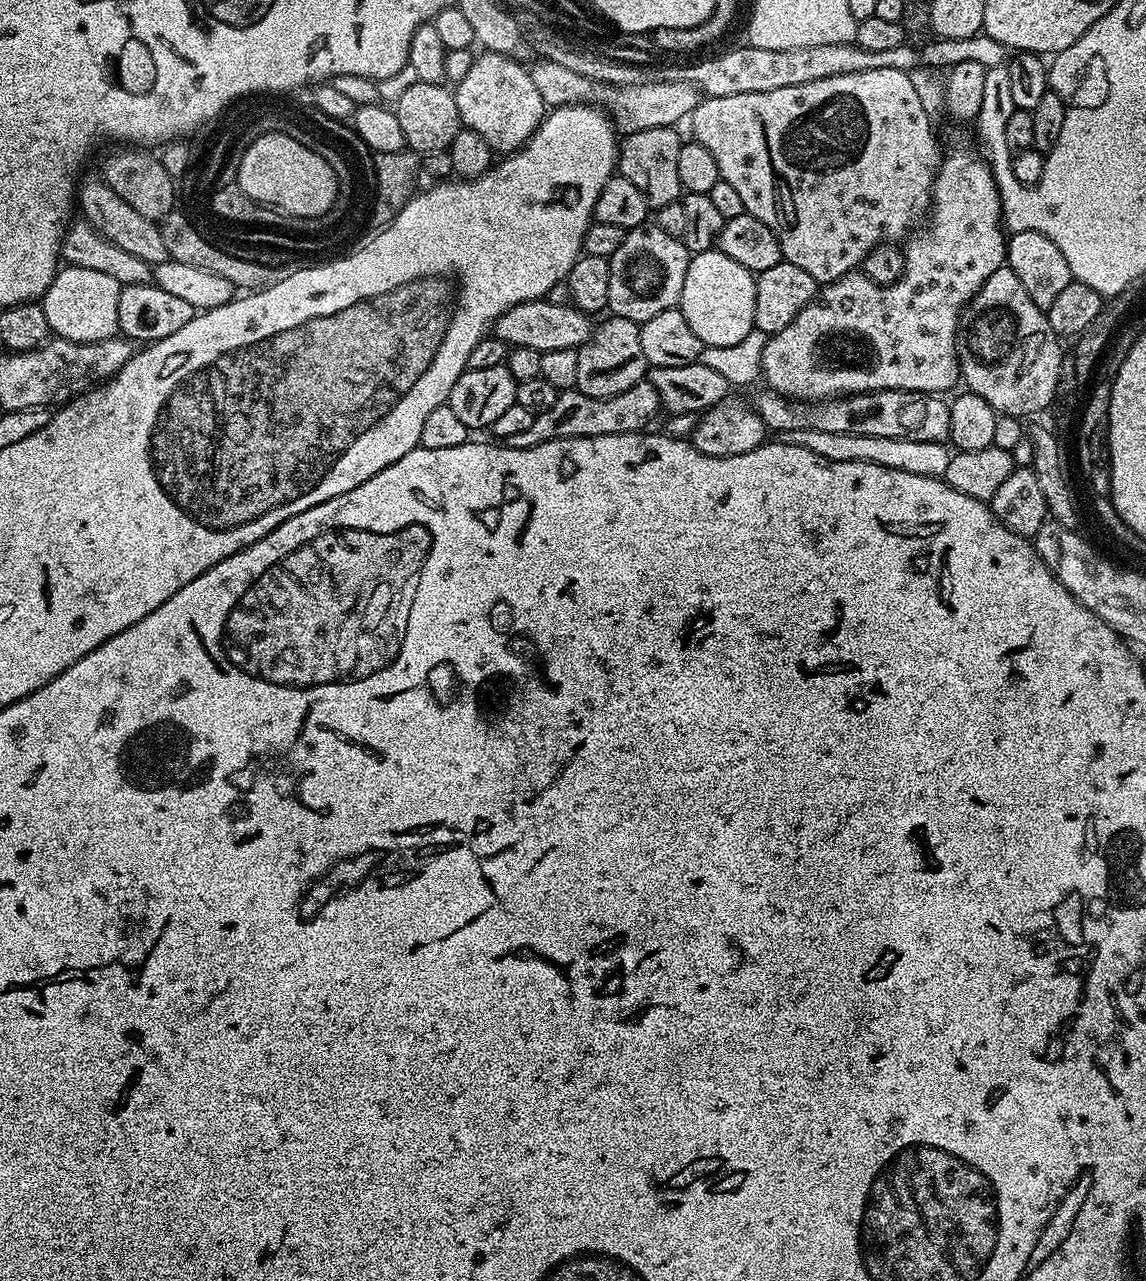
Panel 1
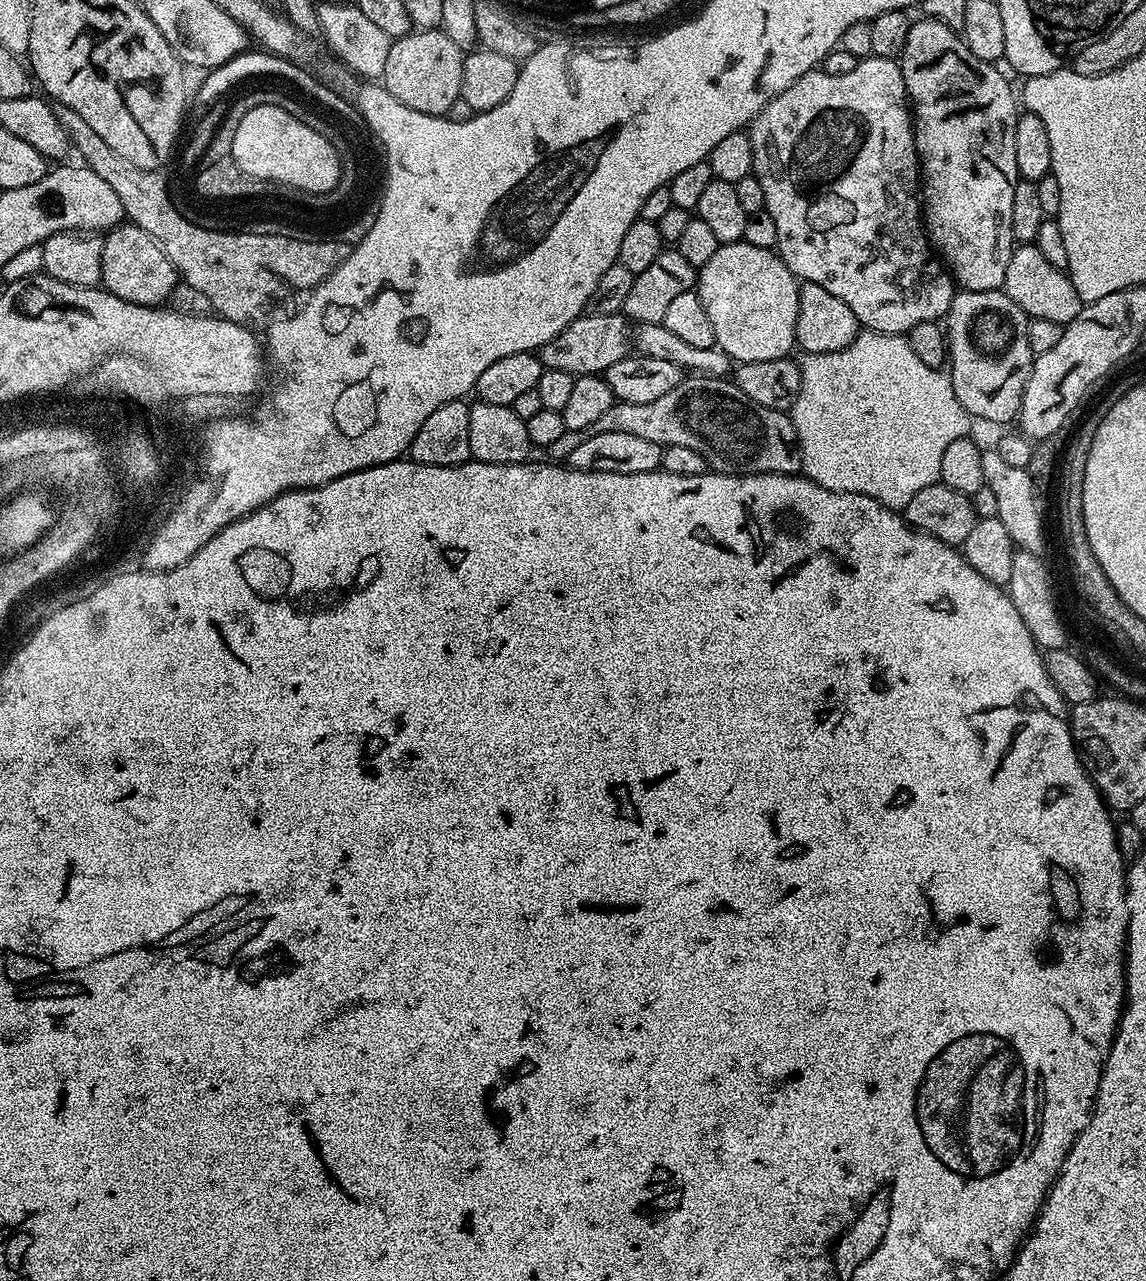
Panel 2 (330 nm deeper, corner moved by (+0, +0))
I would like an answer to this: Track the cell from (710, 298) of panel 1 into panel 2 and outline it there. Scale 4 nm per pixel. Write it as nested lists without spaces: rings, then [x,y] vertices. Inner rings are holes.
[[[743,242],[720,245],[714,258],[698,269],[698,291],[702,306],[714,326],[716,347],[722,349],[732,361],[745,364],[783,360],[791,353],[788,351],[796,344],[800,284],[773,249],[750,246]]]

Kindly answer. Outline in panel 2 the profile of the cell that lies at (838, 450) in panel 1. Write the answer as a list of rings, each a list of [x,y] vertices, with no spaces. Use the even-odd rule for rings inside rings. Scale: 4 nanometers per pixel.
[[[864,330],[854,342],[850,342],[850,346],[846,346],[840,352],[827,352],[826,354],[810,352],[803,359],[799,361],[802,386],[798,390],[798,398],[790,410],[790,415],[800,443],[800,463],[803,475],[826,490],[846,494],[866,494],[888,508],[902,510],[910,502],[910,498],[914,498],[914,494],[918,494],[918,490],[926,490],[926,486],[939,481],[942,454],[946,451],[946,446],[950,446],[950,442],[954,442],[959,436],[968,436],[970,432],[968,427],[974,424],[973,417],[969,416],[968,411],[960,405],[954,394],[951,375],[939,368],[925,366],[918,359],[918,354],[914,354],[914,350],[910,350],[910,342],[903,335]]]

